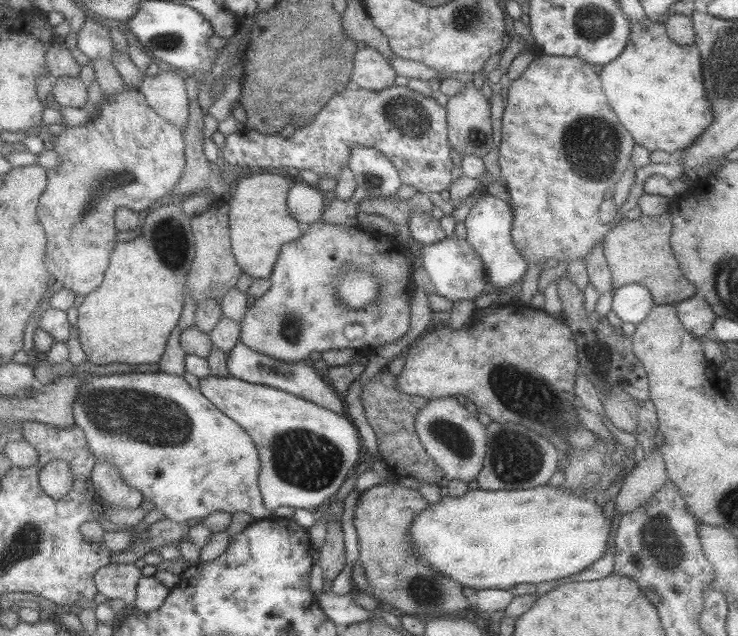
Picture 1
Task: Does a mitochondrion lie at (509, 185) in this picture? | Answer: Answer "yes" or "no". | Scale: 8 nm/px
no

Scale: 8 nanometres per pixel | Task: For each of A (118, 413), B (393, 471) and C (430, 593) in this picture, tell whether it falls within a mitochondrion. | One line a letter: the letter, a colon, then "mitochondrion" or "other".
A: mitochondrion
B: other
C: mitochondrion

